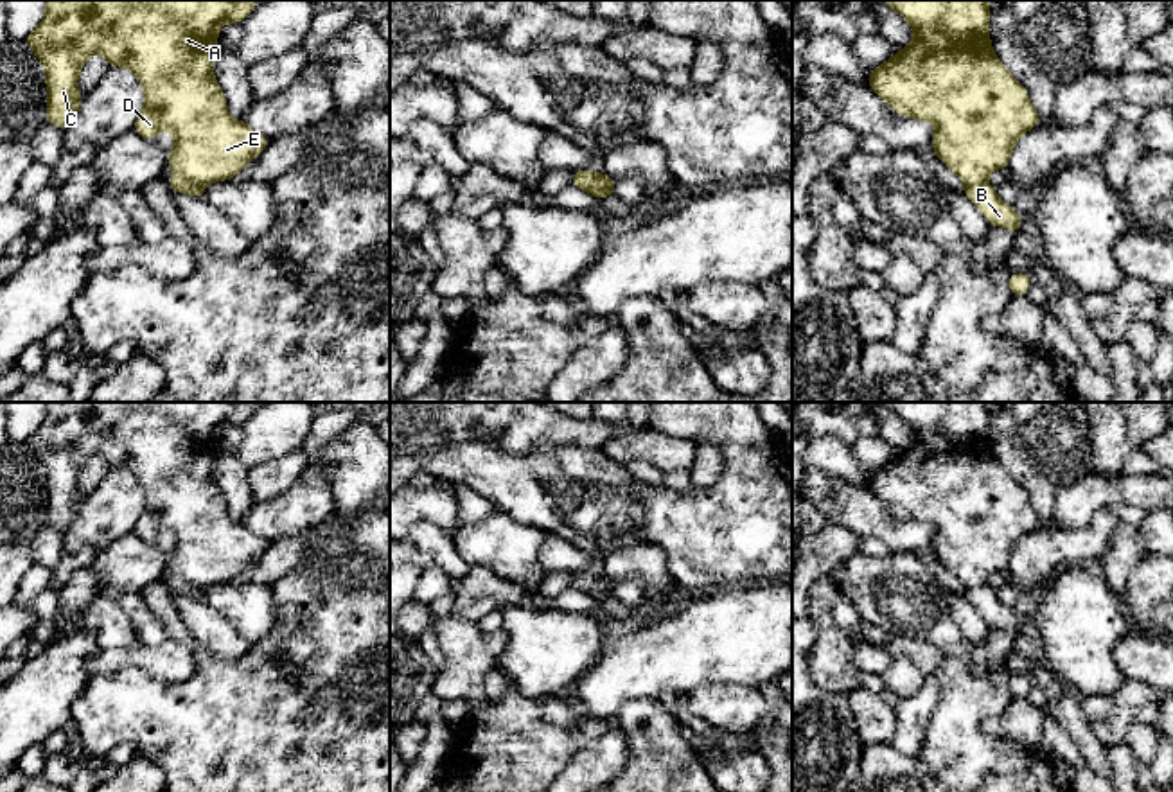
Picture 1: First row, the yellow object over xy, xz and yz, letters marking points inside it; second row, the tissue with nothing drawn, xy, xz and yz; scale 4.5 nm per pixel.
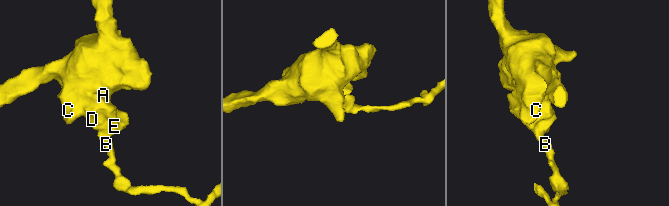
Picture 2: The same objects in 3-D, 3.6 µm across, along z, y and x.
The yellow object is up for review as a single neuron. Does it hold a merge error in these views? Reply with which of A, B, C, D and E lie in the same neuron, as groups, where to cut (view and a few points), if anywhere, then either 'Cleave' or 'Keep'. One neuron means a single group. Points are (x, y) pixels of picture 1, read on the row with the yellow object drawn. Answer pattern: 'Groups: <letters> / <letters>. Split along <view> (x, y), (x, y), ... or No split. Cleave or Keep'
Groups: A C D E / B. Split along xy (175, 169), (202, 187). Cleave

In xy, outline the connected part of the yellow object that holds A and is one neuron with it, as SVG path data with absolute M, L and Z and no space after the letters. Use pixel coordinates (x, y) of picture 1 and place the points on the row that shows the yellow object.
M45 0L47 11L40 25L25 38L29 48L43 63L49 90L47 122L66 128L77 115L83 95L77 92L77 75L84 61L99 52L110 66L131 70L144 88L144 108L135 120L135 131L144 138L156 138L162 131L174 133L167 165L185 180L205 187L239 174L253 156L269 144L251 131L244 120L228 115L226 99L212 75L217 34L223 23L241 23L260 2L255 0Z

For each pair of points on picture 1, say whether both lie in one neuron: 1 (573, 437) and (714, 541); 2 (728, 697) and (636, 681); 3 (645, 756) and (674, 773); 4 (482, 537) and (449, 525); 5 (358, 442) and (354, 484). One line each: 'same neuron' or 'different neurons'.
1: different neurons
2: different neurons
3: same neuron
4: different neurons
5: same neuron

